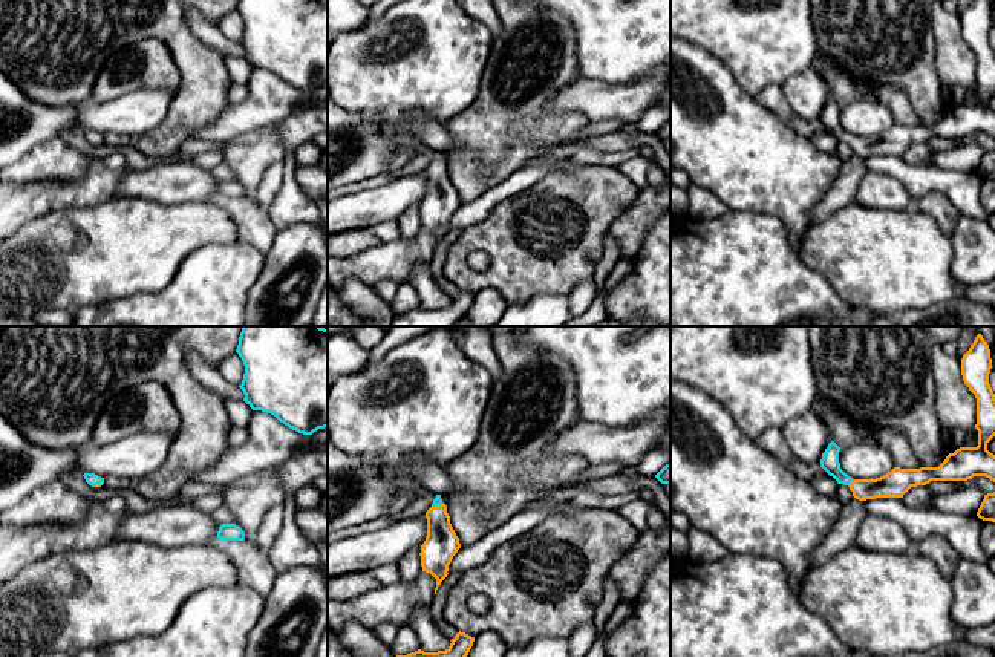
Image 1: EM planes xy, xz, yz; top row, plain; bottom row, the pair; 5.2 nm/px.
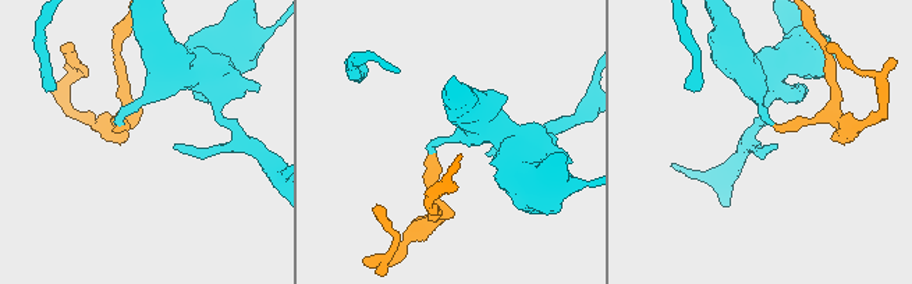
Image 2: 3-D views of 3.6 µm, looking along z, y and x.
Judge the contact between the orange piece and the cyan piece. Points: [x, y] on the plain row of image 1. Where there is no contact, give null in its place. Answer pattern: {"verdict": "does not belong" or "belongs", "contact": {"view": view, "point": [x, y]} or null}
{"verdict": "belongs", "contact": {"view": "yz", "point": [851, 140]}}

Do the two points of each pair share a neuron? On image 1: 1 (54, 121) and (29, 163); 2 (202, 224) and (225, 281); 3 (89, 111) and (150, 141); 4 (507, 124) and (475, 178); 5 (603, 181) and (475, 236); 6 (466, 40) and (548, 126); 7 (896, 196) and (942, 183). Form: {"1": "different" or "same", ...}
{"1": "different", "2": "different", "3": "different", "4": "same", "5": "same", "6": "different", "7": "different"}

